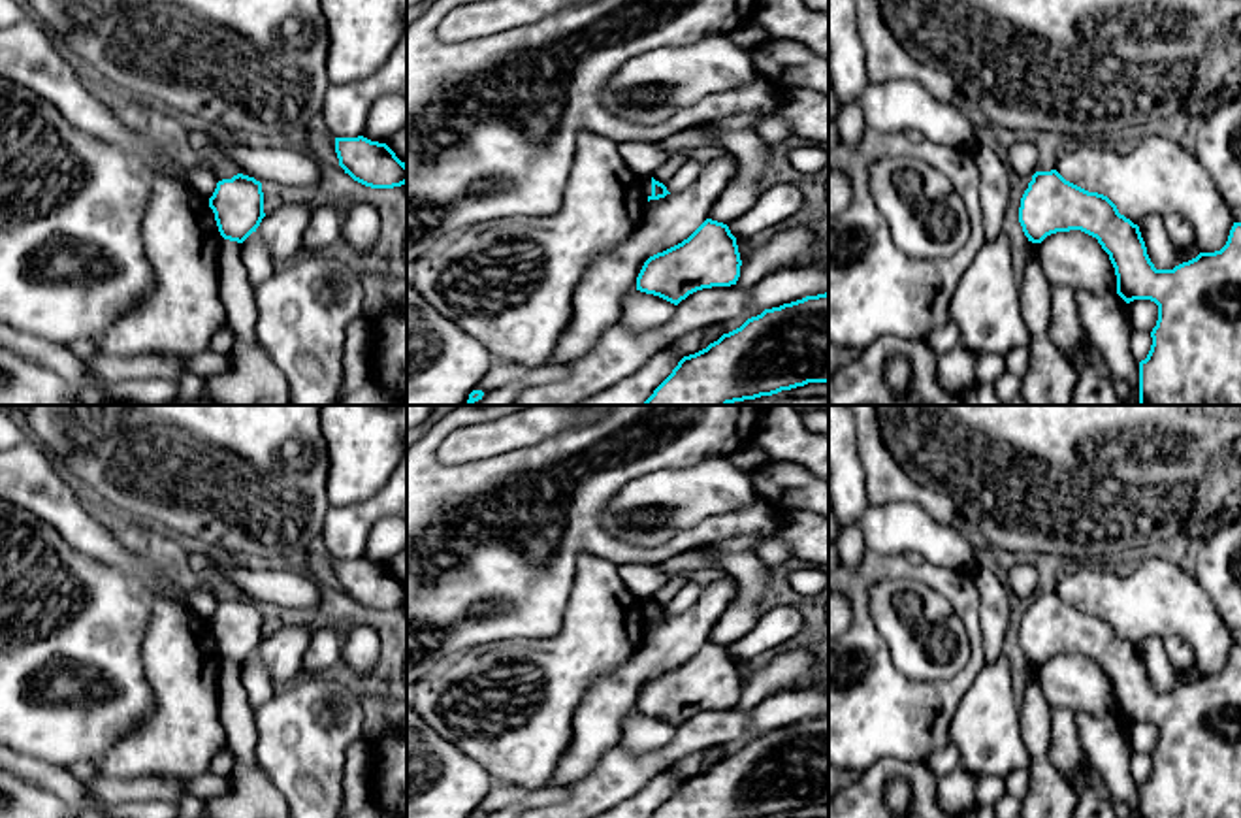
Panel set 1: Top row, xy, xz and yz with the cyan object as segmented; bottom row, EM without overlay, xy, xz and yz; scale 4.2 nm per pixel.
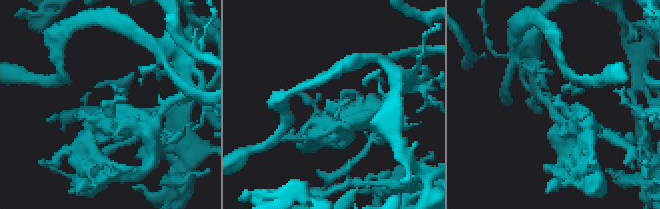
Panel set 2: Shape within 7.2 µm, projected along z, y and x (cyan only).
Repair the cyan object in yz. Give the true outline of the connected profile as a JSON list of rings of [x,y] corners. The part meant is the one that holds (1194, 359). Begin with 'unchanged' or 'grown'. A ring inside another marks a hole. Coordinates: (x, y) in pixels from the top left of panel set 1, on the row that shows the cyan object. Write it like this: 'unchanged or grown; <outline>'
unchanged; [[[1056,170],[1032,175],[1021,198],[1019,222],[1032,243],[1070,230],[1096,237],[1115,268],[1117,294],[1126,303],[1151,300],[1158,305],[1152,345],[1139,362],[1136,405],[1241,405],[1241,222],[1233,222],[1220,251],[1200,253],[1173,270],[1156,270],[1139,226],[1107,196],[1066,181]]]

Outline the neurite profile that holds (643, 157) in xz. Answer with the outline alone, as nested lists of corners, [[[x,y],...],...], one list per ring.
[[[637,139],[618,143],[618,153],[629,166],[629,170],[642,179],[653,177],[653,172],[669,156],[669,151],[661,145],[661,141],[637,141]]]

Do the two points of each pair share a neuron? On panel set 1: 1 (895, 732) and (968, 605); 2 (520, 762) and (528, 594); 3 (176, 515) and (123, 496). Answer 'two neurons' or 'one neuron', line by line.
1: one neuron
2: two neurons
3: one neuron

